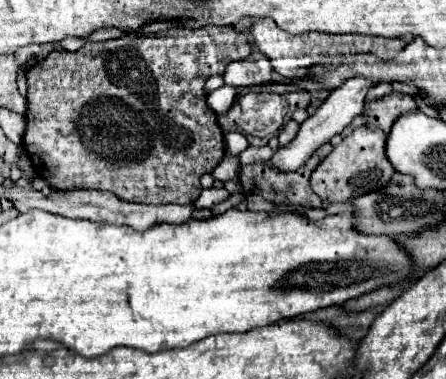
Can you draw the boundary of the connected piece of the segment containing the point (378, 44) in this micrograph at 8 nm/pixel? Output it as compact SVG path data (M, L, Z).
M256 19L252 25L252 37L258 49L270 59L276 73L286 79L296 77L310 77L310 69L314 65L342 65L346 62L346 55L356 53L372 53L382 59L392 59L398 51L402 51L410 39L388 39L388 37L370 37L370 35L326 35L326 33L308 32L304 35L292 35L282 31L272 19Z

